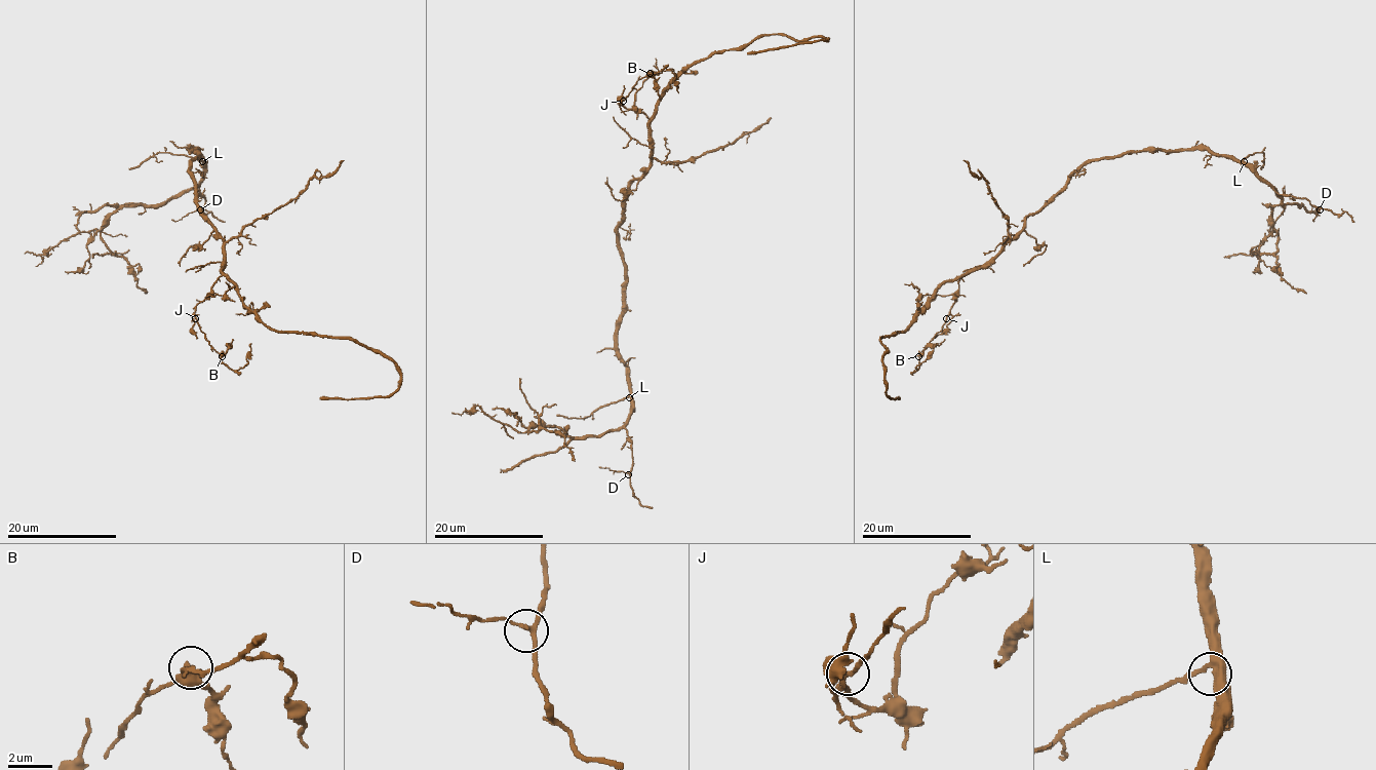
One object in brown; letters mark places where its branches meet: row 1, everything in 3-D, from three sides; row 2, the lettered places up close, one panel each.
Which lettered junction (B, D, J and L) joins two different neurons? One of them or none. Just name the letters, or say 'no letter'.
no letter

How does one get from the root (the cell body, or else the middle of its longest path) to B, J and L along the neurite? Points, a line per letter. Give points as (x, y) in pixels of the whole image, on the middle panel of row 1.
B: (622, 203), (628, 186), (651, 162), (650, 119), (642, 112), (628, 109), (622, 102), (632, 86), (650, 73)
J: (622, 203), (628, 186), (638, 179), (651, 162), (650, 119), (642, 112), (628, 109), (622, 100)
L: (622, 203), (618, 244), (625, 286), (617, 357), (625, 367), (629, 397)

